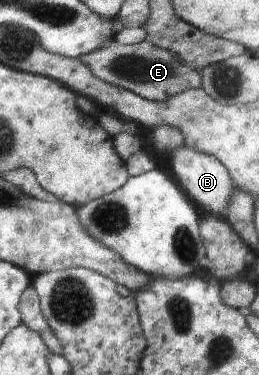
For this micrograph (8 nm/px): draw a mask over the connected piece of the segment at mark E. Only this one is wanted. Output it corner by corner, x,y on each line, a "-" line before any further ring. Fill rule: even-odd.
146,40
129,45
114,41
104,48
77,59
82,61
98,79
133,91
136,95
150,101
168,101
169,97
184,93
188,89
200,88
202,83
201,72
186,65
176,53
168,49
160,49

